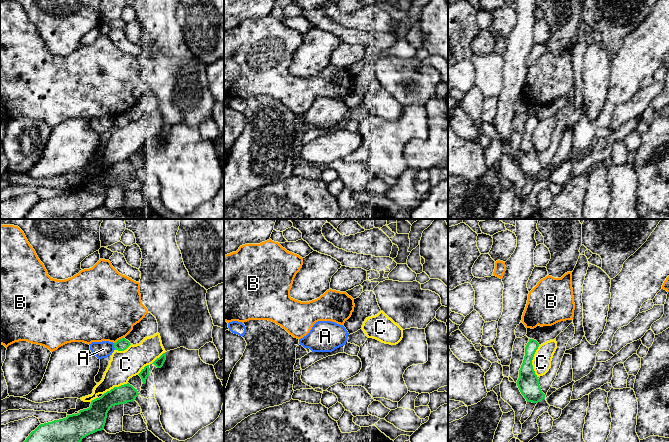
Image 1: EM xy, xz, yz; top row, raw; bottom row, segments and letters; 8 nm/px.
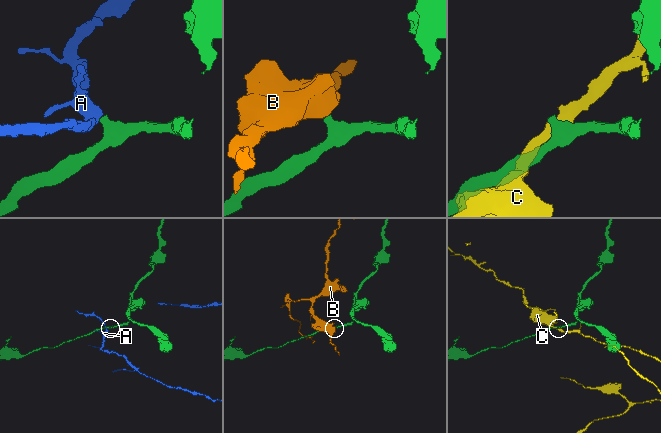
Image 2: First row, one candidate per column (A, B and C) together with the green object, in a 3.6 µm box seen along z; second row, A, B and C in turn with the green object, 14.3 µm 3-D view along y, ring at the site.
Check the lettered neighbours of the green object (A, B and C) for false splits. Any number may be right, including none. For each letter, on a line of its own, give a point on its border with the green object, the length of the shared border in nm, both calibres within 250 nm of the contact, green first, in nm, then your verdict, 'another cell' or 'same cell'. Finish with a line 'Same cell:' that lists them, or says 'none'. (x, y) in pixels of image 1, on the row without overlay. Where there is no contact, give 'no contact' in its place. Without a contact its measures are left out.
A: xy (114, 122) | 60 nm | 90/130 nm | another cell
B: xy (118, 116) | 90 nm | 90/480 nm | another cell
C: yz (531, 137) | 260 nm | 180/150 nm | another cell
Same cell: none

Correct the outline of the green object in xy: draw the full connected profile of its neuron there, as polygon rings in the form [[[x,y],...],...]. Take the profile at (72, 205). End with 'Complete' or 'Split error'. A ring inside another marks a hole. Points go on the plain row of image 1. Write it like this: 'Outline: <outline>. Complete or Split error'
Outline: [[[129,159],[114,163],[92,176],[89,184],[40,200],[23,219],[80,219],[86,212],[104,205],[107,189],[112,182],[132,178],[138,170]]]. Complete

